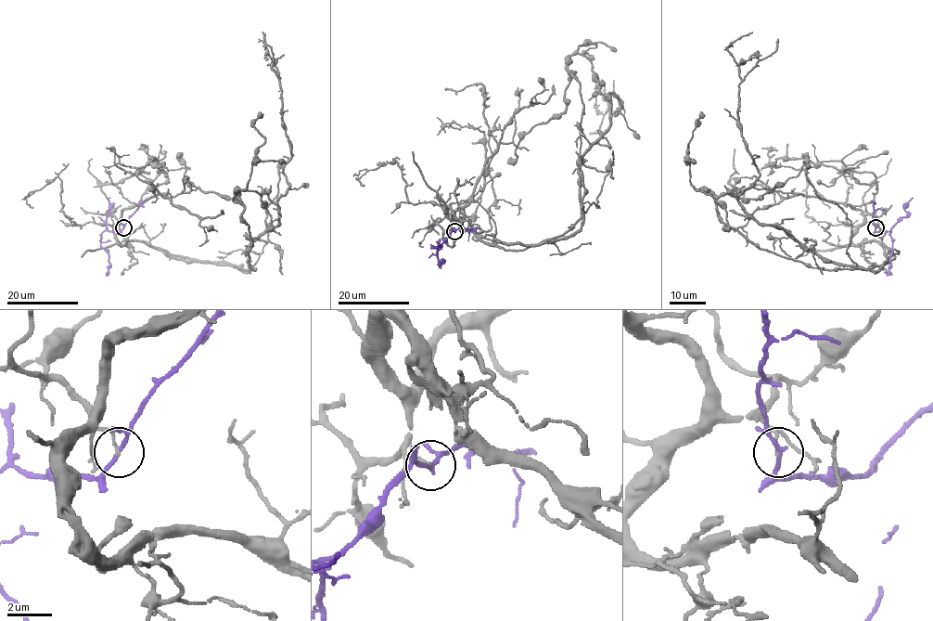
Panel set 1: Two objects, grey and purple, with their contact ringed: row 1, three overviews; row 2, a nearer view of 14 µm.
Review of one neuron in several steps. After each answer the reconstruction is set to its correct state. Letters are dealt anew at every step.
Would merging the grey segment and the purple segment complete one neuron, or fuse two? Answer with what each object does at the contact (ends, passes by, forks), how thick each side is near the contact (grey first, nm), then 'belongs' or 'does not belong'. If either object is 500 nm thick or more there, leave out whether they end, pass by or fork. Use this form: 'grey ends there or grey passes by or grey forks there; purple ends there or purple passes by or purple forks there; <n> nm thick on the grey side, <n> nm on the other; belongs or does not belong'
grey ends there; purple passes by; 100 nm thick on the grey side, 170 nm on the other; does not belong

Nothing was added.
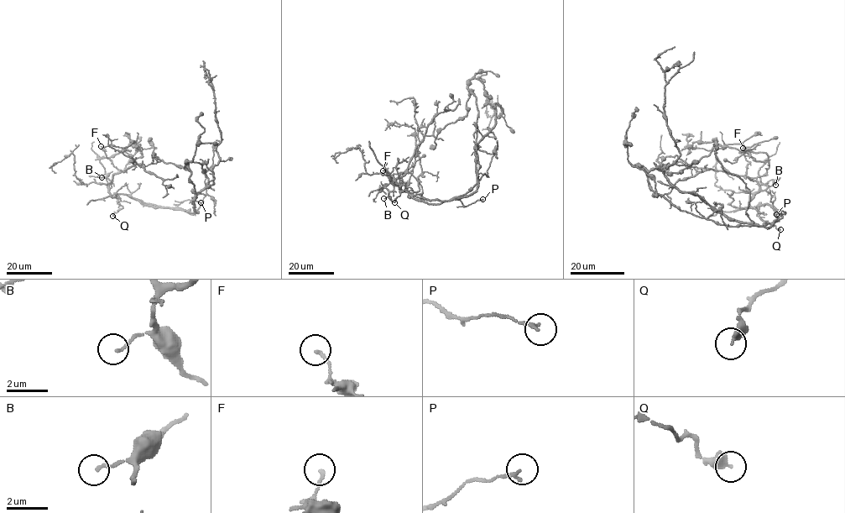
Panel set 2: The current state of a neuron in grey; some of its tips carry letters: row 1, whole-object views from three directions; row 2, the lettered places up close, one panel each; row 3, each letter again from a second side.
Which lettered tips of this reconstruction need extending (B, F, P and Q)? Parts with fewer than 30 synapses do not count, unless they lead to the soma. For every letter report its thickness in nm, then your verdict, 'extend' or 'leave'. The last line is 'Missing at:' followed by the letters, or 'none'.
B: 140 nm thick; leave
F: 130 nm thick; leave
P: 160 nm thick; leave
Q: 380 nm thick; leave
Missing at: none

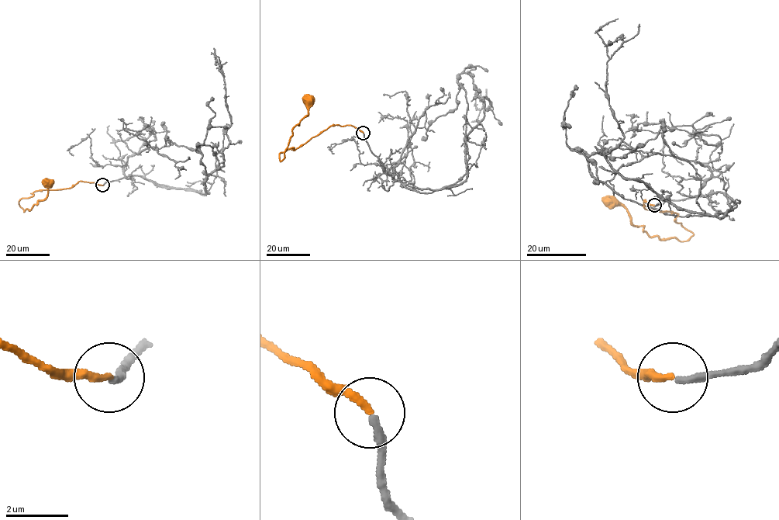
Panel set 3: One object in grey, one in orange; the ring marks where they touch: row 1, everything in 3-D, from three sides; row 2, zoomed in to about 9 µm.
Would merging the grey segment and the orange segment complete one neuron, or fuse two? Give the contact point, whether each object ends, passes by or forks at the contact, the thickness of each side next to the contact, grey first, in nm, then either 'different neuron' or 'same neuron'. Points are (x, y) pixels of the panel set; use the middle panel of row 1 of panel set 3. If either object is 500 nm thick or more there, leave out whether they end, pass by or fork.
(363, 133) | grey ends | orange ends | 240/240 nm | same neuron

